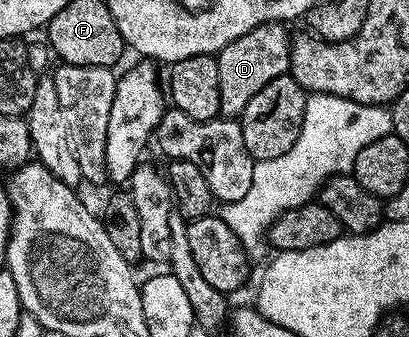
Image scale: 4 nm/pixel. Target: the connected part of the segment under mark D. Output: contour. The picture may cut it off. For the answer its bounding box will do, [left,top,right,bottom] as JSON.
[215,22,292,120]

